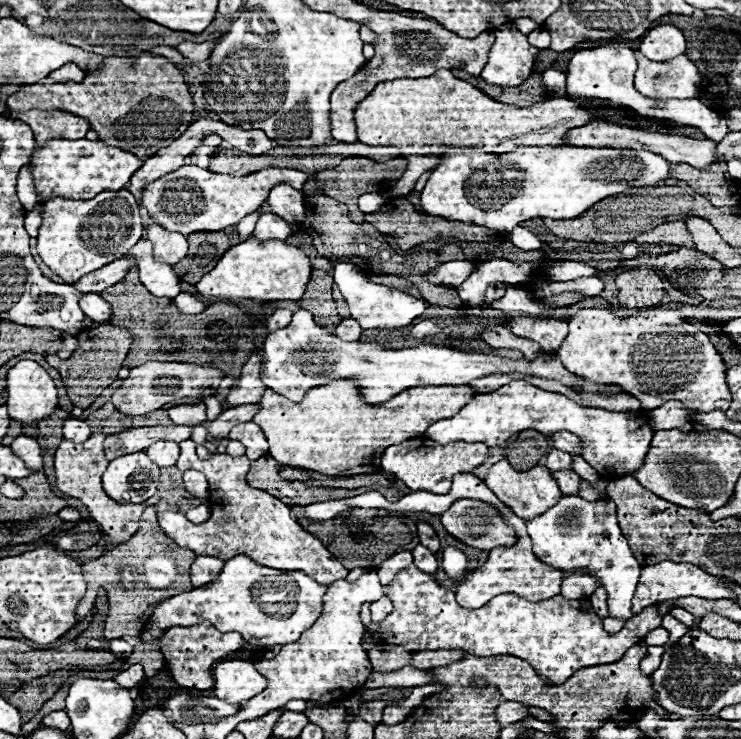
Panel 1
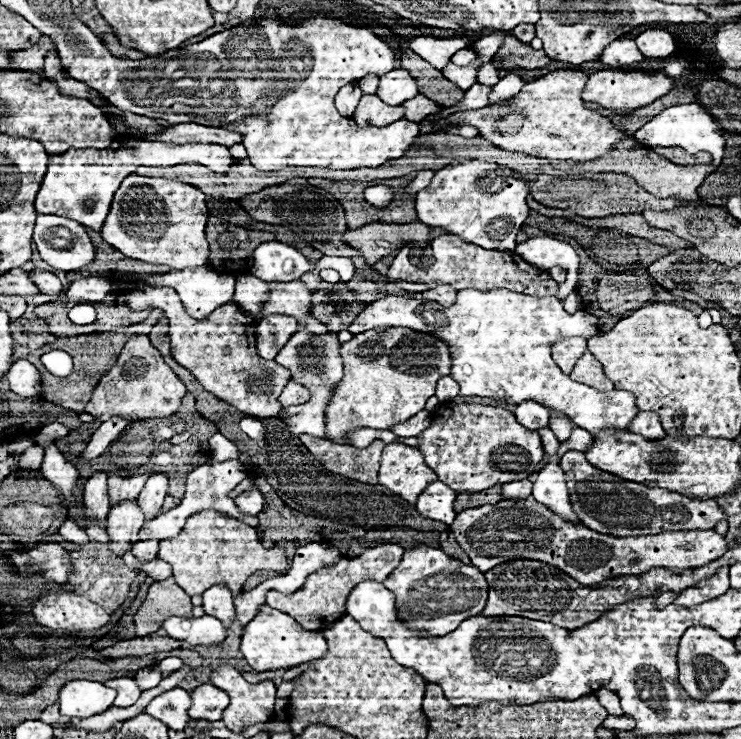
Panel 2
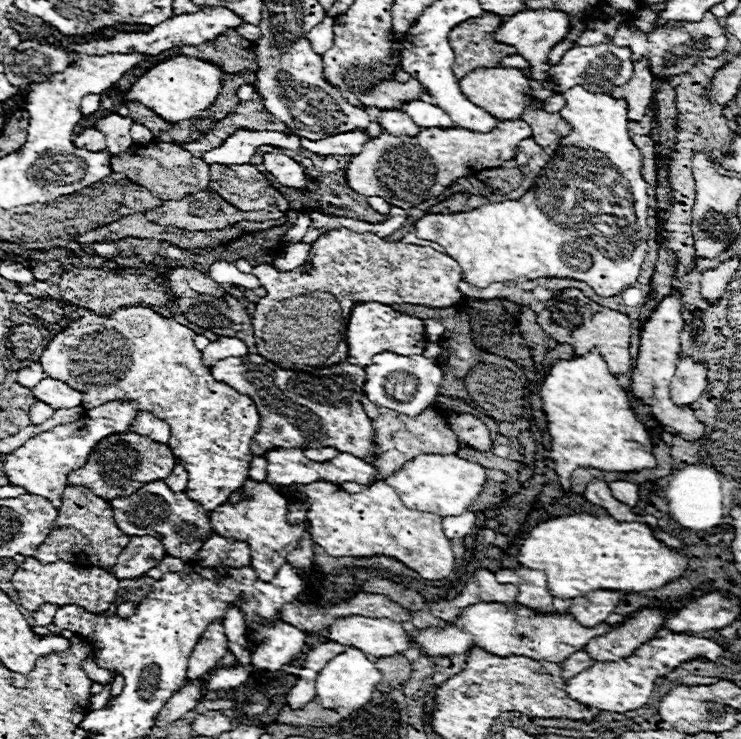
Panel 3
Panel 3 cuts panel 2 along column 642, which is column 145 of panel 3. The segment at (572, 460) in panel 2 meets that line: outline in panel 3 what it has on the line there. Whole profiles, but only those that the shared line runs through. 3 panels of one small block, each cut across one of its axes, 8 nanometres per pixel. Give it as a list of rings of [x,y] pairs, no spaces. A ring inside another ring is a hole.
[[[156,480],[154,484],[144,484],[134,496],[110,500],[114,520],[126,536],[154,536],[164,542],[166,554],[182,558],[184,562],[196,560],[196,552],[202,548],[206,536],[212,528],[208,524],[208,512],[202,512],[200,504],[194,504],[184,496],[184,492],[172,492],[166,482]]]

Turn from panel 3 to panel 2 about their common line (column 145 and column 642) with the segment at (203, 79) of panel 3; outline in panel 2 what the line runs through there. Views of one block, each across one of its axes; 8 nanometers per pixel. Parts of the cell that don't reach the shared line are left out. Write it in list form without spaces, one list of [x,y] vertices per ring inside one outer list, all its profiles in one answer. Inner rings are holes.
[[[600,70],[590,76],[582,100],[586,102],[596,102],[608,110],[614,112],[630,112],[638,106],[646,106],[658,96],[664,96],[666,92],[672,90],[672,78],[666,74],[642,74],[642,72],[616,72],[616,70]]]

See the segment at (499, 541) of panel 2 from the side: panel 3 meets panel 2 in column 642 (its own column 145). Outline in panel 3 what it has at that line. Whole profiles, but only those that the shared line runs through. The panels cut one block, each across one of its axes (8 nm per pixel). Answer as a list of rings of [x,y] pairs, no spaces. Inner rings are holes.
[[[130,536],[128,546],[120,552],[112,572],[118,580],[124,578],[138,578],[146,574],[158,560],[166,556],[166,550],[158,538],[152,536]]]

